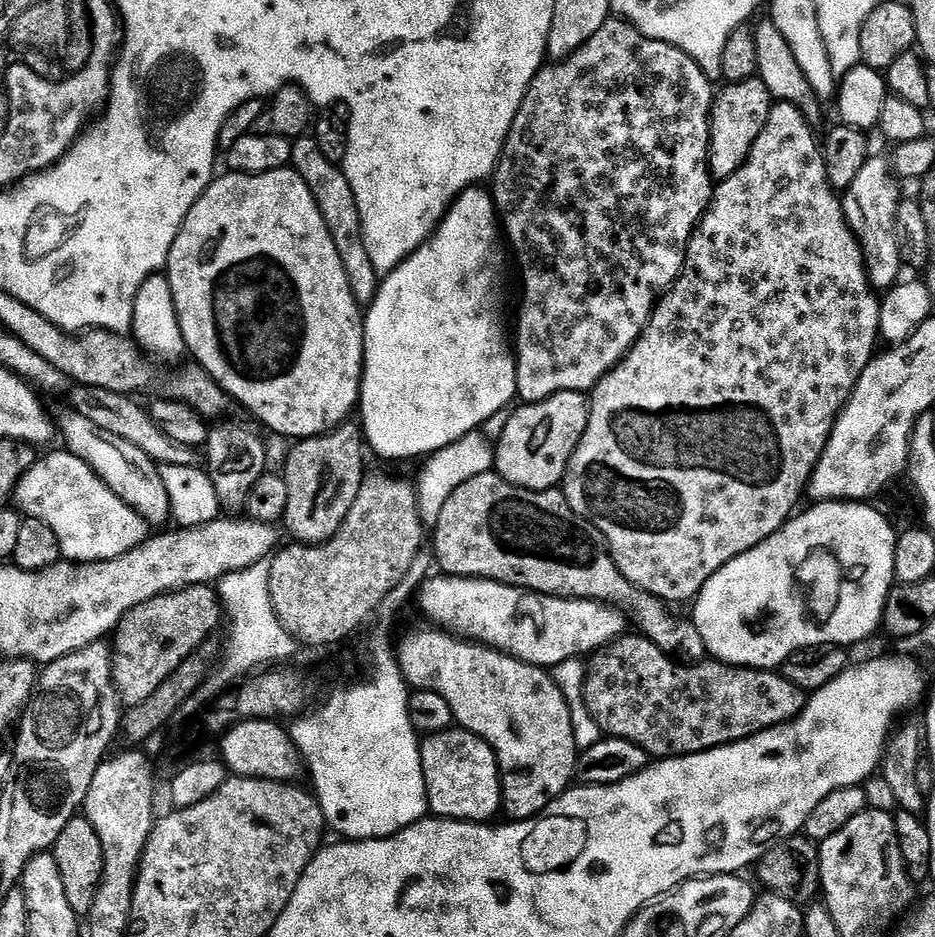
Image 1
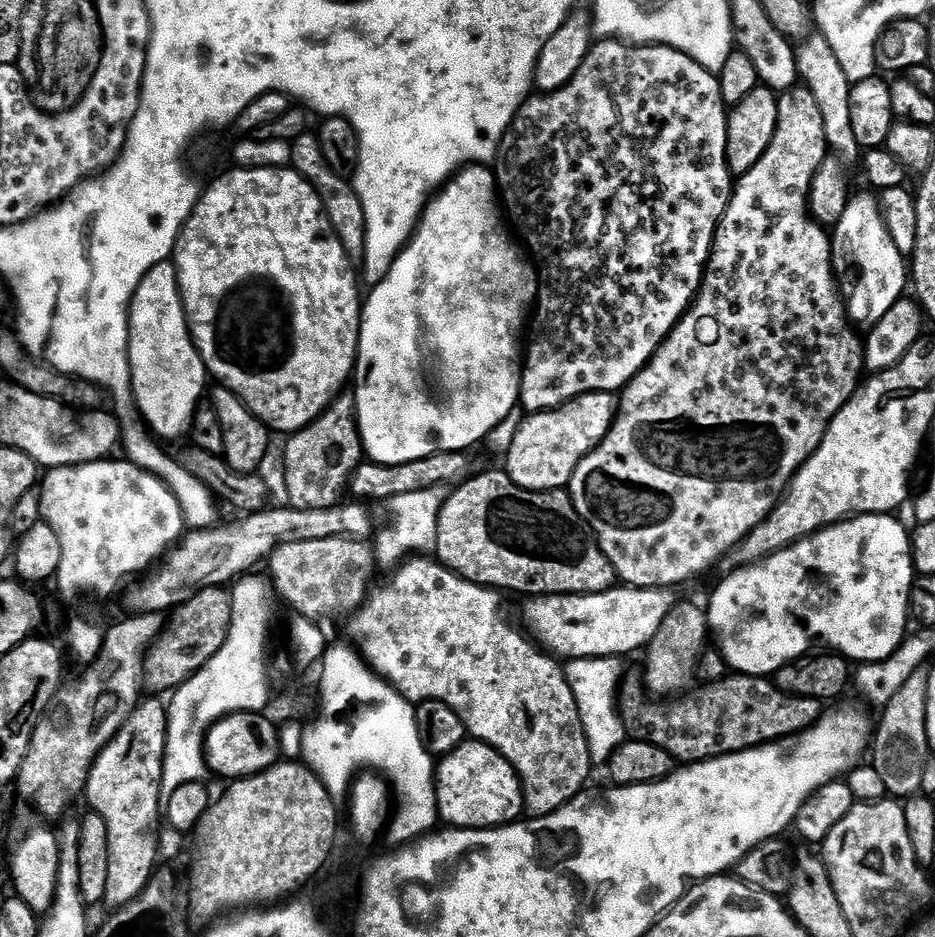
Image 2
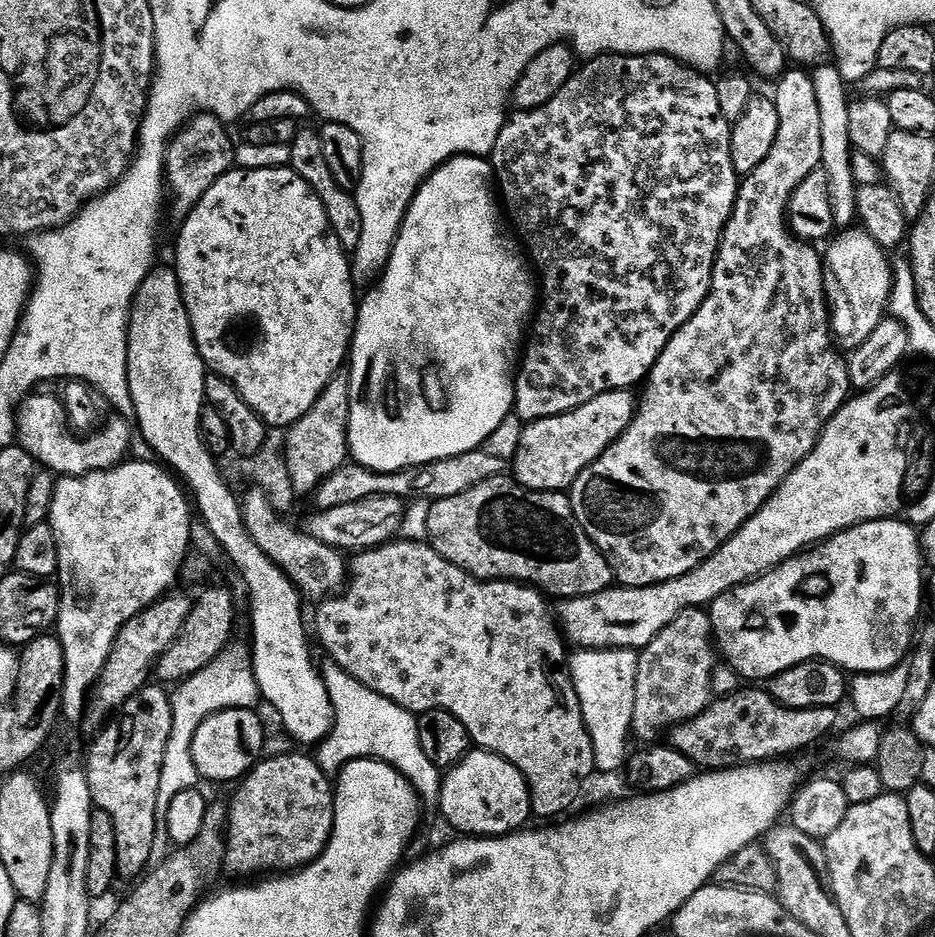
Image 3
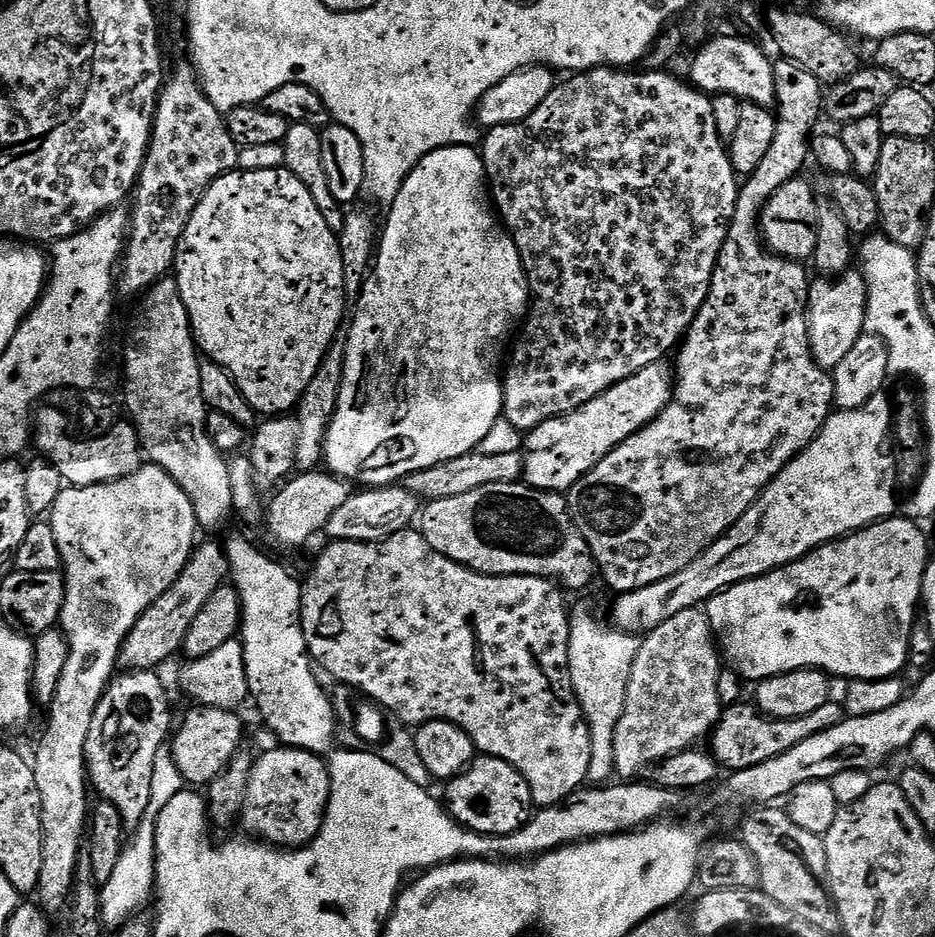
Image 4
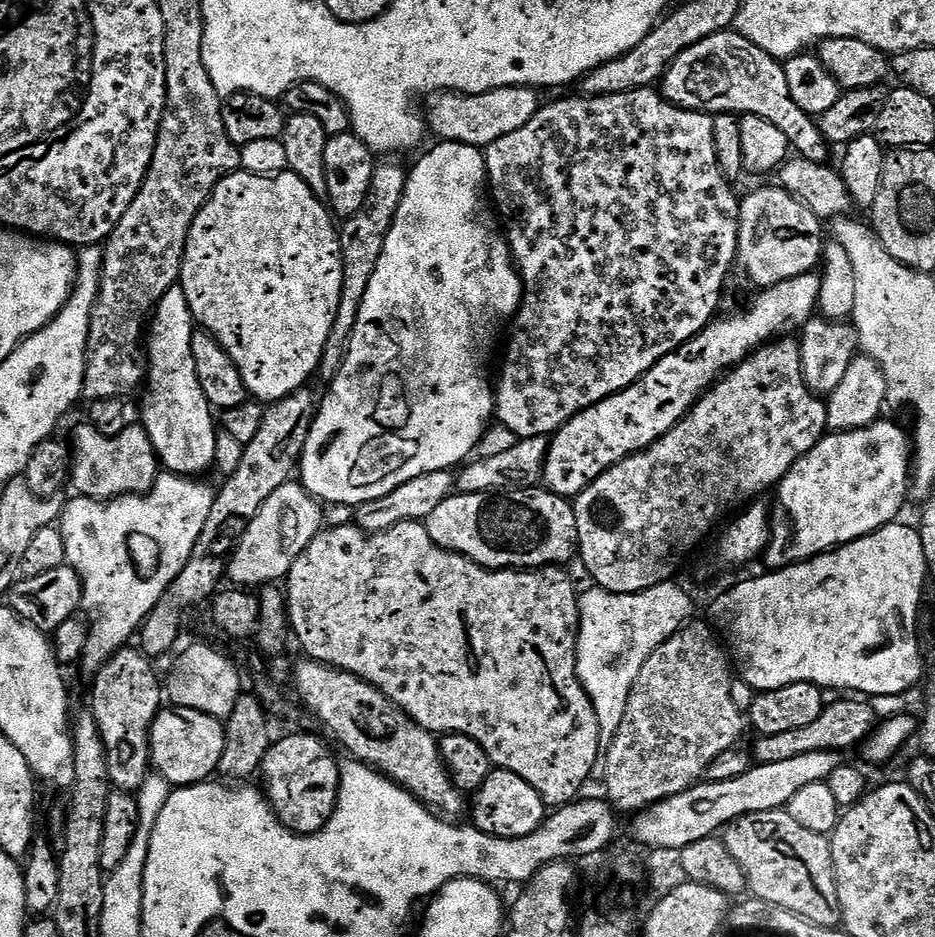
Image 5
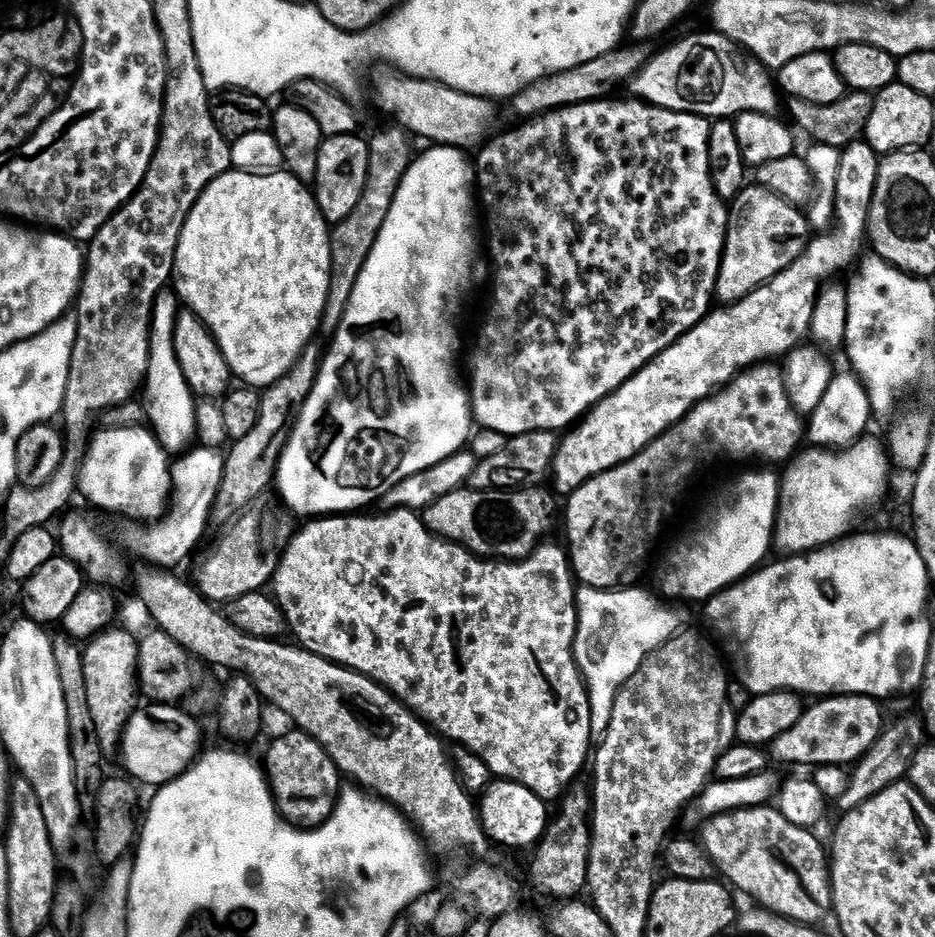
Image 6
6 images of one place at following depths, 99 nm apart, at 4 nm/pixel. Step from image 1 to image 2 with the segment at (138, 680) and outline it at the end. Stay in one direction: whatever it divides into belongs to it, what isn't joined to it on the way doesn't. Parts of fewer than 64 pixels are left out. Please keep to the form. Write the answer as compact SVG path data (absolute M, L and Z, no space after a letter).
M223 587L201 588L193 592L179 607L171 613L172 621L163 625L162 631L155 640L152 641L144 657L142 680L145 685L153 688L153 693L165 694L186 683L196 671L201 668L209 658L223 646L224 639L228 633L228 623L232 613L232 602L229 593Z

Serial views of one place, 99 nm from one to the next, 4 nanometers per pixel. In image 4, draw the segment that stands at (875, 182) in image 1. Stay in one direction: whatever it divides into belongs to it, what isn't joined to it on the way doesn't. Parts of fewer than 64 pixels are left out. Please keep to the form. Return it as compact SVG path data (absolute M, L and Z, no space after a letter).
M849 270L835 282L820 283L824 284L813 283L808 290L808 333L812 342L812 356L823 368L835 370L842 358L854 350L854 342L865 335L868 281L863 271Z

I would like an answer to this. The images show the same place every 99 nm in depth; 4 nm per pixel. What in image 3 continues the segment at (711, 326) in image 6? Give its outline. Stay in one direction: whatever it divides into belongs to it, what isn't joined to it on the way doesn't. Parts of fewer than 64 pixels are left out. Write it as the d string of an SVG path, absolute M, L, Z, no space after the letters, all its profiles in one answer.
M628 390L603 392L598 398L578 406L572 412L567 412L561 416L551 416L550 418L531 421L525 427L528 429L520 436L520 444L517 443L515 445L515 479L523 488L528 489L530 492L567 493L571 489L573 482L578 478L578 474L582 474L582 470L589 468L631 426L632 418L638 411L637 397L632 397L632 394Z

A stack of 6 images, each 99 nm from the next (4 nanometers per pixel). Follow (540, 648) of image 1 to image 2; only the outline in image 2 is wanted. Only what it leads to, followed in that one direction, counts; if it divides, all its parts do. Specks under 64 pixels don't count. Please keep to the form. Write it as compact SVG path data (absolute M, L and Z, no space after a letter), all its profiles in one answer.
M613 586L606 592L590 592L587 596L533 596L525 599L524 620L528 623L531 639L541 649L560 658L590 660L598 656L624 658L627 652L647 649L652 643L658 626L674 603L667 591L658 588L634 588L631 586Z

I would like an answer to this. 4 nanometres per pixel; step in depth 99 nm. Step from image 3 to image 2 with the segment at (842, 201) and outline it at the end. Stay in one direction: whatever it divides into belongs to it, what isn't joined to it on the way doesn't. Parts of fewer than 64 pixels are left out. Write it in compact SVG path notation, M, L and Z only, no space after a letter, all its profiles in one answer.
M812 35L807 37L809 40L804 45L799 45L796 54L796 65L800 71L799 79L803 87L808 88L810 94L814 94L814 99L818 102L818 110L822 110L822 126L826 130L829 149L845 161L851 162L862 152L859 142L854 138L854 128L850 126L852 85L849 84L846 74L842 74L842 66L838 66L838 58L834 58L834 50L830 50L830 42L826 42L826 38L822 35Z

